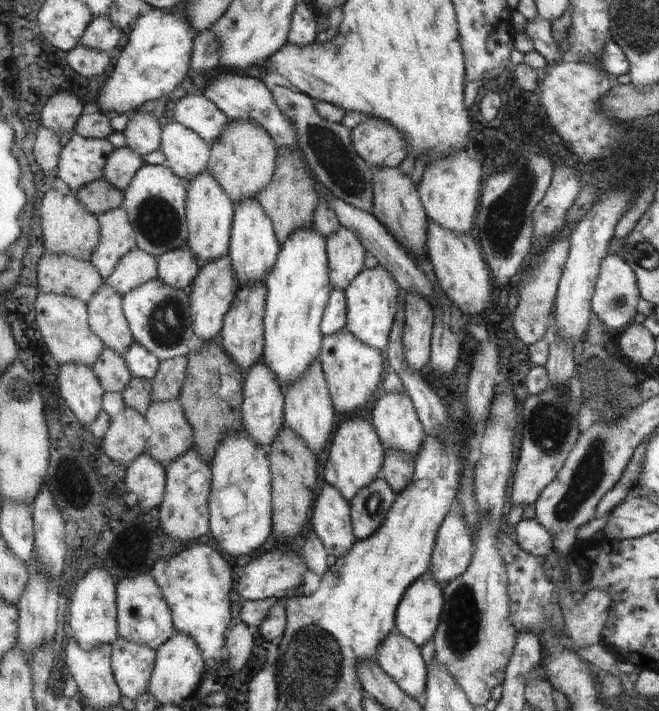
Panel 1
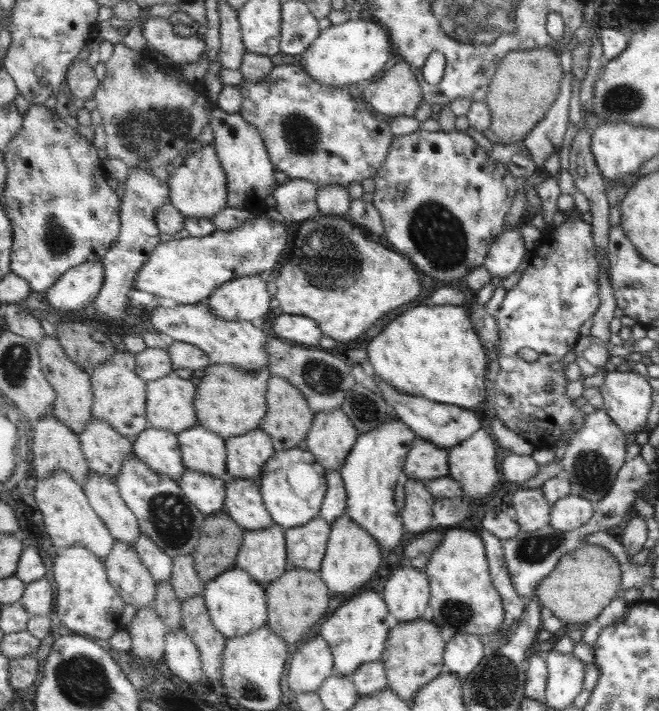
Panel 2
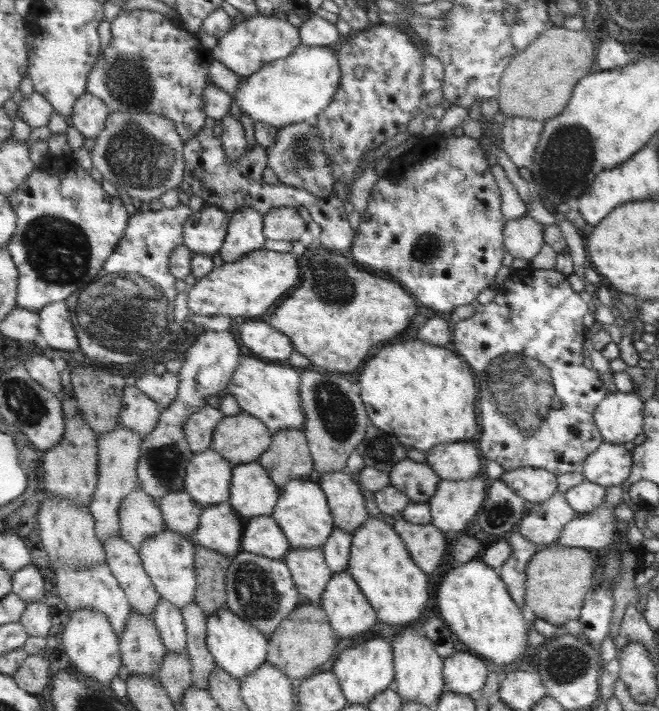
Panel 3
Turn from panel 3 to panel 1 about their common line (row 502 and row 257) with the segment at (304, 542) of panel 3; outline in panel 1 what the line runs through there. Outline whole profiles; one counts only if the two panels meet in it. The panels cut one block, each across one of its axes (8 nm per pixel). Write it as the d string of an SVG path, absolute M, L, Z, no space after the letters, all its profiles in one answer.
M299 228L299 232L281 246L278 262L265 283L266 344L262 361L275 372L275 378L279 378L285 391L289 384L307 376L322 355L323 340L326 339L322 324L333 288L326 237L317 228Z

